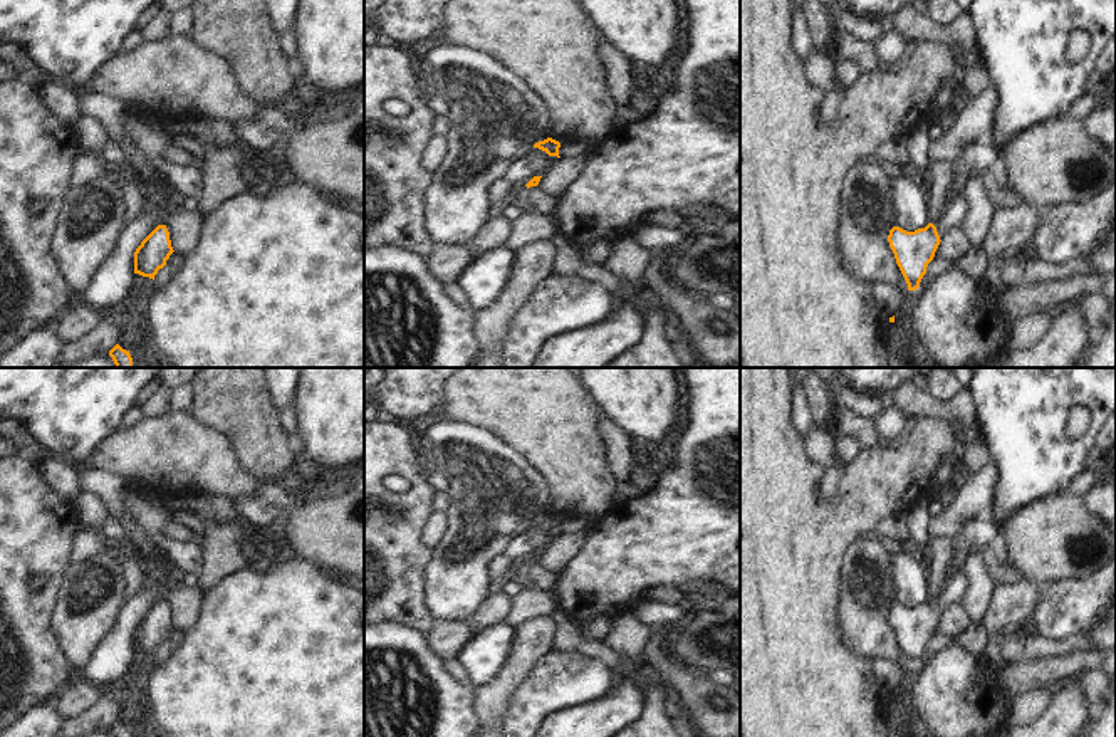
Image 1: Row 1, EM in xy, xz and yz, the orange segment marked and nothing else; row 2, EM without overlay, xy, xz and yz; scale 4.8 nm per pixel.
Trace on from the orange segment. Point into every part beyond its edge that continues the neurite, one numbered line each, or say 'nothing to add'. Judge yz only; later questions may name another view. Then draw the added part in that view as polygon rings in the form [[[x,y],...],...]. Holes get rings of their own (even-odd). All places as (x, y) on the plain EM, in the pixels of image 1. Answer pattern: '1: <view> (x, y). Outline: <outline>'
1: yz (957, 583). Outline: [[[965,566],[953,567],[952,574],[947,578],[945,588],[935,599],[940,616],[952,604],[962,603],[970,586],[970,579]]]

